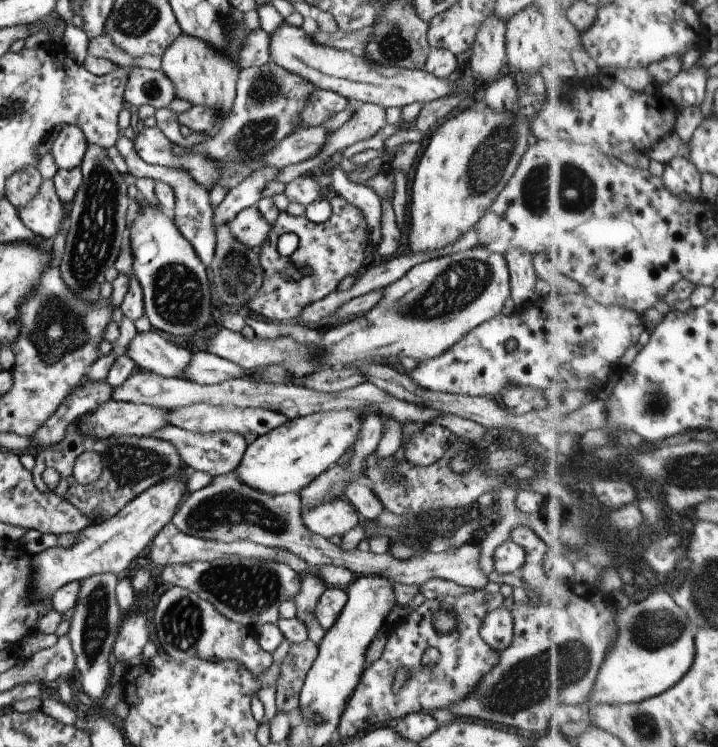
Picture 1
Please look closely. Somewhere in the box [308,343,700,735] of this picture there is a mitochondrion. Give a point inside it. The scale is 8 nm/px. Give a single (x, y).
(529, 681)

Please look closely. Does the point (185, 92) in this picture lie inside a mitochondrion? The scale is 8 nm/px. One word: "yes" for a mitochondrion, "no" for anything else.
no

